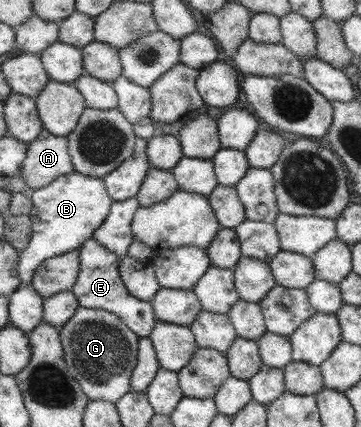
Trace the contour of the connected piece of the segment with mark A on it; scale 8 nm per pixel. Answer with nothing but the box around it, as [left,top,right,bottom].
[19,129,74,190]

